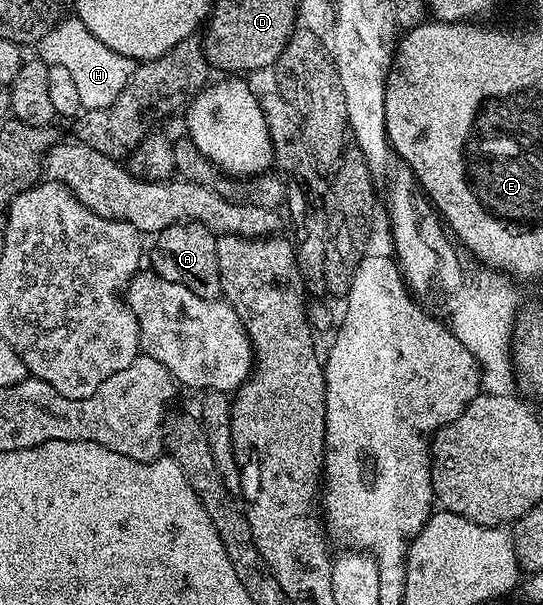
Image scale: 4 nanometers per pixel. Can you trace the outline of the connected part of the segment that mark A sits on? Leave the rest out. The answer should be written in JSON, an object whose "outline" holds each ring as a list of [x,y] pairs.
{"outline":[[[189,220],[183,224],[173,224],[168,226],[162,232],[153,237],[154,249],[149,249],[148,260],[151,260],[152,271],[160,278],[168,282],[176,282],[180,286],[188,286],[192,294],[200,294],[200,298],[217,300],[221,297],[222,287],[220,286],[220,258],[216,258],[216,246],[218,245],[218,236],[209,232],[204,226]]]}

